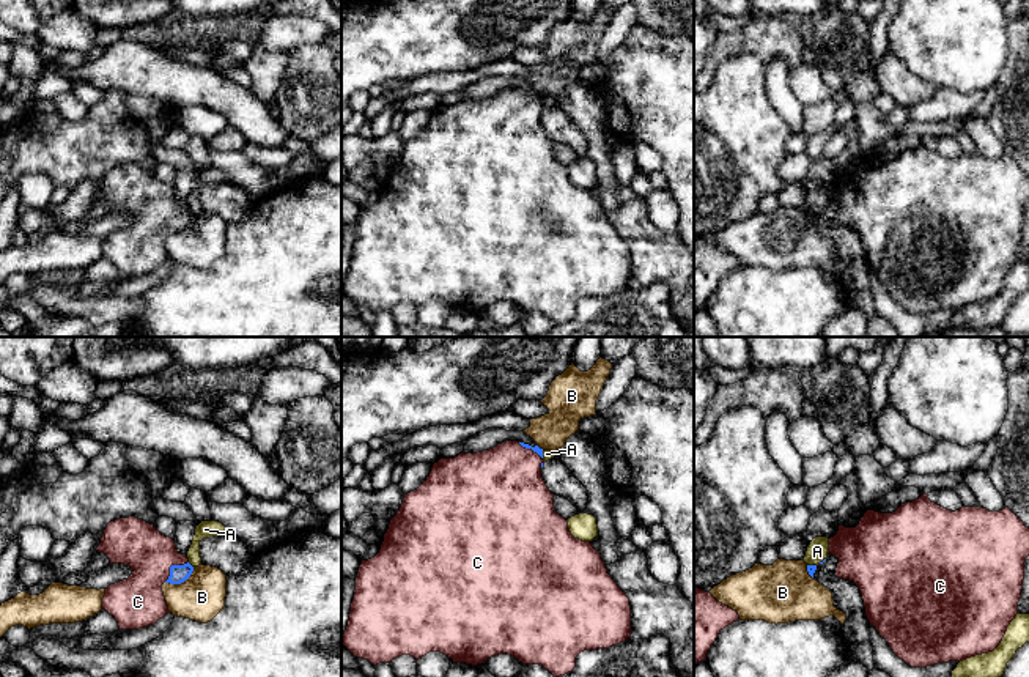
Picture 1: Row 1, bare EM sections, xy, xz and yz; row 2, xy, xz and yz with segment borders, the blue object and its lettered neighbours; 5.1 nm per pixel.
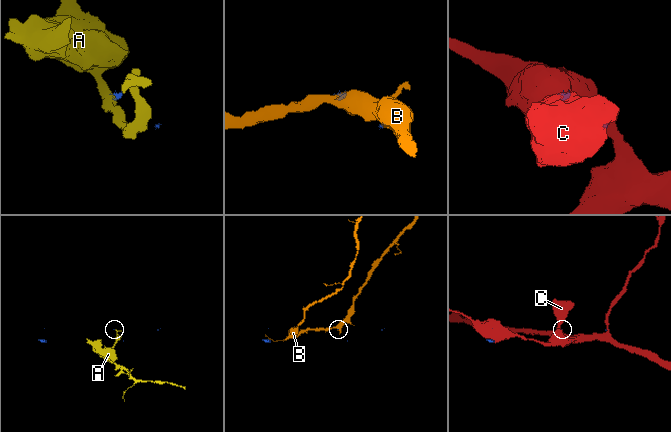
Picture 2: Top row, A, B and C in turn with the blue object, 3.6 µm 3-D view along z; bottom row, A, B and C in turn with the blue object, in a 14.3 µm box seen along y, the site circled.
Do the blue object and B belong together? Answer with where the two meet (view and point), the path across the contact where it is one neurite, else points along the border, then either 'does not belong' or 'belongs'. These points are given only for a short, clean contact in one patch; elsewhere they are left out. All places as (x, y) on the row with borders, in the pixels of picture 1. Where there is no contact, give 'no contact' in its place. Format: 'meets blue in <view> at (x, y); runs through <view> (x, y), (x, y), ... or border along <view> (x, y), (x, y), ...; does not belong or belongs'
meets blue in xy at (181, 581); border along xy (194, 567), (183, 581), (165, 583); does not belong

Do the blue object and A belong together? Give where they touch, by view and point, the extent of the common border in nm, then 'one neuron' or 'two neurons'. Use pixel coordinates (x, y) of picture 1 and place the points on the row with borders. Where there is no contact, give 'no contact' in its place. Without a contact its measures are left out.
contact xy (191, 566); length 40 nm; two neurons

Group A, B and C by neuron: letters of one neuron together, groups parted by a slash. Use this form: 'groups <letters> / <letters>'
groups A / B / C

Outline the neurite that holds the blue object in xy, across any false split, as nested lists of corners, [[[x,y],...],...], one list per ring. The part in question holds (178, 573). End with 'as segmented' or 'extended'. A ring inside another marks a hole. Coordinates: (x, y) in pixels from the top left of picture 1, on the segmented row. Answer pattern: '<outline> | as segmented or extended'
[[[135,516],[110,521],[96,551],[104,553],[110,564],[134,570],[127,579],[110,584],[102,598],[102,609],[115,617],[120,630],[145,628],[168,614],[160,586],[181,584],[194,572],[173,538]]] | extended

